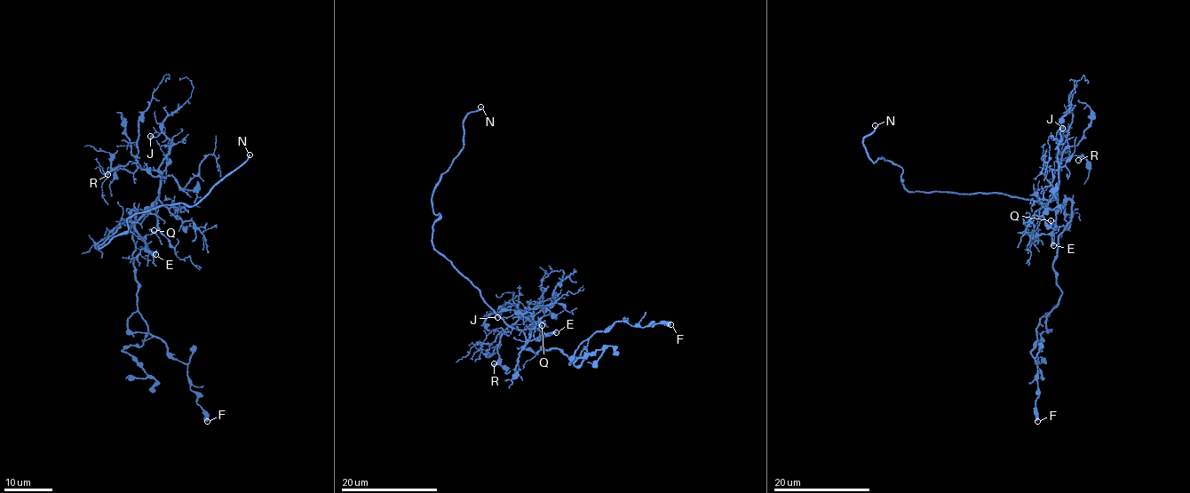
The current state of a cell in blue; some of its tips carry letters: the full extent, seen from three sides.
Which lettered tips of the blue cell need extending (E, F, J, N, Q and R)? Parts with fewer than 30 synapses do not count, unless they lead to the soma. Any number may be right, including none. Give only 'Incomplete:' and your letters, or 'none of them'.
Incomplete: E, N

